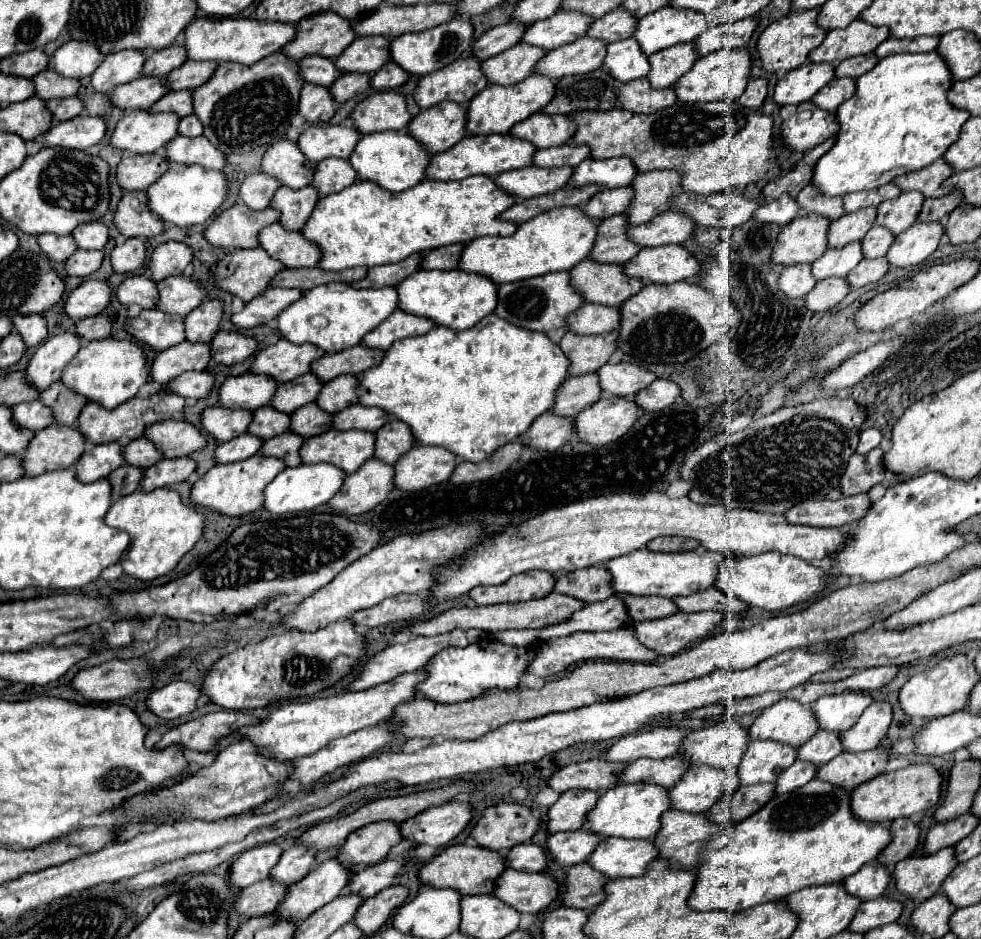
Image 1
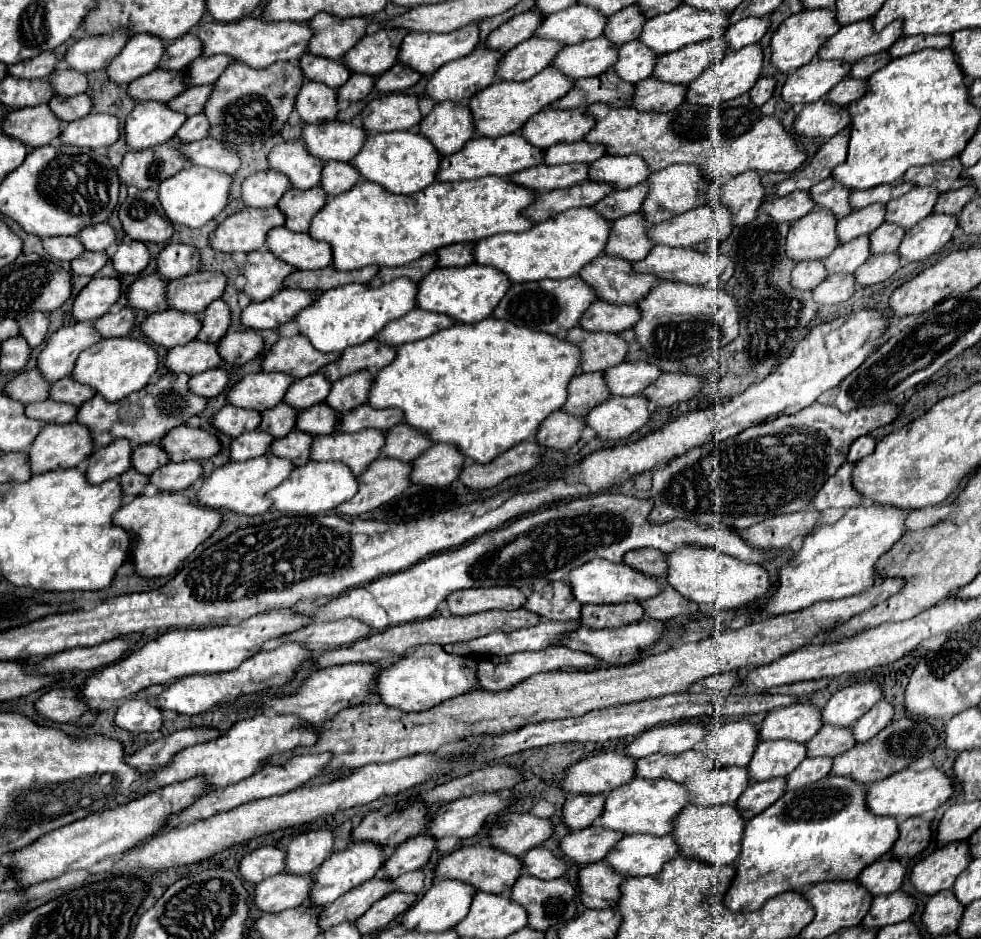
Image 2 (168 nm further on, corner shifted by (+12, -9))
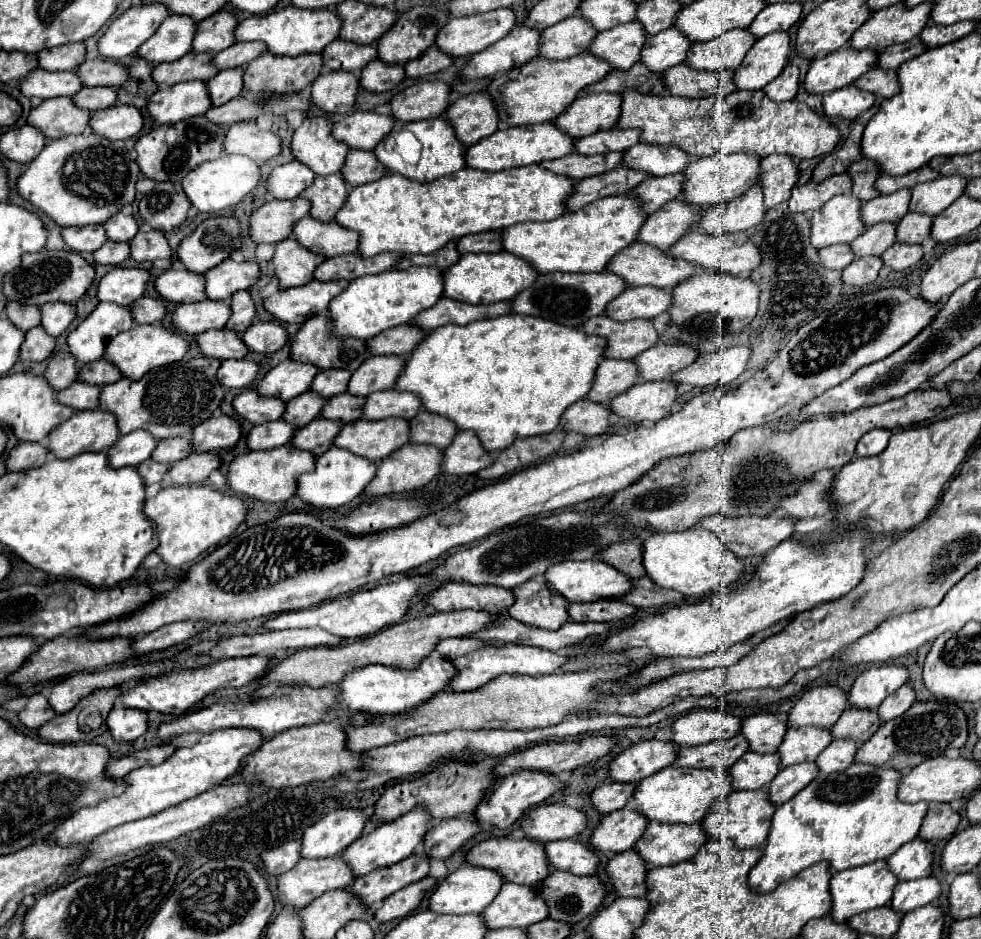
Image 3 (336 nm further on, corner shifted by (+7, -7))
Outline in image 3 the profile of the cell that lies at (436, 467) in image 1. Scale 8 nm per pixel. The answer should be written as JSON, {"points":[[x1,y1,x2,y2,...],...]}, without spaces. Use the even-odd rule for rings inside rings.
{"points":[[457,432,453,442,443,450,441,472,453,476,477,474,479,470,491,464,489,452,483,452,479,440,475,440,473,432]]}

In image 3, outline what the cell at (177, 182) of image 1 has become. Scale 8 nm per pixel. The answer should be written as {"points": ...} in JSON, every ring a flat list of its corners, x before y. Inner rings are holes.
{"points":[[223,154,221,158,201,164,195,170,191,170,183,178,181,186,193,208,197,208,203,214,211,214,211,212,219,212,223,208,235,206,245,194,249,194,257,186,257,182,259,182,259,164,255,164,247,156]]}

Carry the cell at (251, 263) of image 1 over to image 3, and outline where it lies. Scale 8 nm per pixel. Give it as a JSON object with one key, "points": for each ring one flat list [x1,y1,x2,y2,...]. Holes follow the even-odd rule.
{"points":[[291,238,277,242,273,254,273,266,275,266,275,278,279,280,279,288,287,290,293,286,307,284,313,278,313,270,323,260,325,258,307,252,301,244,297,244]]}

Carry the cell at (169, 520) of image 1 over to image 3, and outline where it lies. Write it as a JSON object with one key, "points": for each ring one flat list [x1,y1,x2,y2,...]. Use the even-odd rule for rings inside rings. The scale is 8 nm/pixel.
{"points":[[195,484,163,488,155,498,145,500,143,512,149,520,157,524,159,546,155,552,167,566,181,568,185,564,191,564,207,548,221,546,231,536,231,532,243,522,247,508,237,496,227,496,211,490,205,484]]}

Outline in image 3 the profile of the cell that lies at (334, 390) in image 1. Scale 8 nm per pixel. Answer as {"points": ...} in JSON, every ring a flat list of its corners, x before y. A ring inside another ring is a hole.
{"points":[[371,356,353,372,347,392,365,398,373,392,389,390,395,376,399,376,399,368,403,368,401,356]]}

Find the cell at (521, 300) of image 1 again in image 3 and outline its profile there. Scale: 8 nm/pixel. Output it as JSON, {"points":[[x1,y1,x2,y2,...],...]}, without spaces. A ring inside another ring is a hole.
{"points":[[607,270,595,274,541,274,531,288,511,300,511,310,515,314,537,316,553,322,559,320,559,324,581,328,589,318,603,314,605,306,625,288,625,282]]}

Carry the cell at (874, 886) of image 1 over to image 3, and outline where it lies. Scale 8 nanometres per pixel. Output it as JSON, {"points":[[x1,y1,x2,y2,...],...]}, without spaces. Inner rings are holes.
{"points":[[915,838,903,844,903,848,899,848,885,862,889,866,889,872,899,882,903,882,903,880,919,880,929,876,931,860,933,860,933,854,927,848,927,842,921,838]]}

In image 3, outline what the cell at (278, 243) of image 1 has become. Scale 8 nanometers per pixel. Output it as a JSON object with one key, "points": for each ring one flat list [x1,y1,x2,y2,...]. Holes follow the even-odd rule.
{"points":[[305,216,299,222,295,222,291,230,291,238,297,240,309,252,325,258,351,254,355,252,355,244,357,244,355,232,347,232,345,228,339,228,339,224,335,222,323,224,311,220,311,216]]}

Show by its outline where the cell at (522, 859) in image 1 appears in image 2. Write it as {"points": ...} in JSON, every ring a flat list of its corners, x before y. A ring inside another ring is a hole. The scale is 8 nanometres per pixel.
{"points":[[544,846,528,850,524,854,522,862,524,862,526,874,542,878,542,880,554,880,554,878,560,878,560,876,564,876,568,872,566,860,560,858,560,856,556,856,556,854,552,854]]}

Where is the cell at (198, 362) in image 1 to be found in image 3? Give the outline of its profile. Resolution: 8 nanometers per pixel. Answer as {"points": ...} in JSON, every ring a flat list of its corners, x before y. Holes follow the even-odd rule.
{"points":[[227,328,223,330,209,330,193,340,199,348,199,352,207,358,227,360,227,358,243,358,247,354,245,344,241,342,237,332,231,332]]}

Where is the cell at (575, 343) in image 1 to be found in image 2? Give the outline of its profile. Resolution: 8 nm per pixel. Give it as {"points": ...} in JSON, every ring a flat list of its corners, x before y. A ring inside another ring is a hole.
{"points":[[580,326,572,328,566,340,574,342,582,350,582,372,608,370,626,358,628,342,620,334,610,332,588,332]]}

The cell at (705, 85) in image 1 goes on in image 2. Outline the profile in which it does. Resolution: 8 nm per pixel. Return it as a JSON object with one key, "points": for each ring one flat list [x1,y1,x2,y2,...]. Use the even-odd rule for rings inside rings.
{"points":[[750,44,744,46,738,52,730,52,726,54,726,58,722,62,714,62,710,64,700,78,696,78,690,86,688,86,688,94,686,94,686,102,690,104,700,104,700,106,716,106,720,102,738,98,742,94,746,94,754,82,760,78,762,74,762,64,764,64,764,52,760,44]]}

